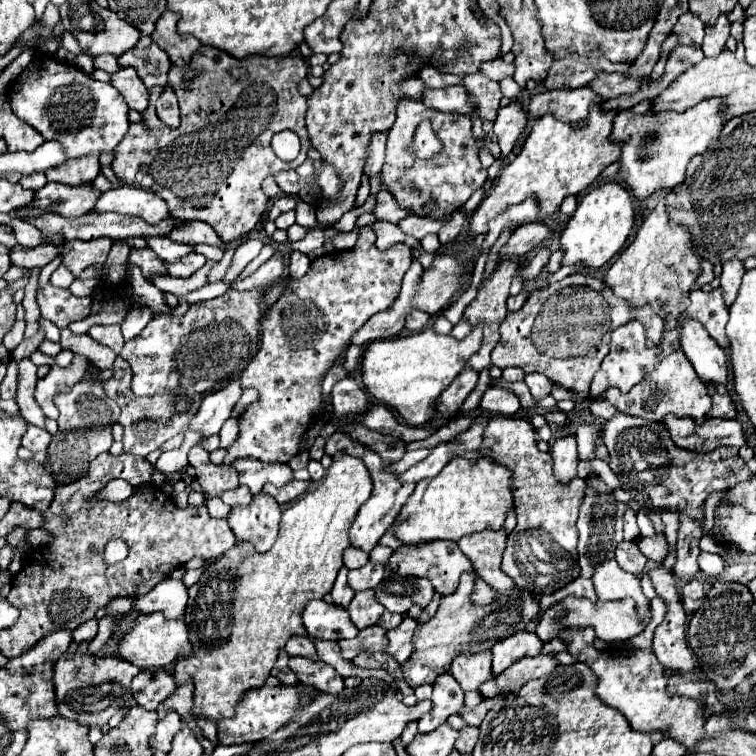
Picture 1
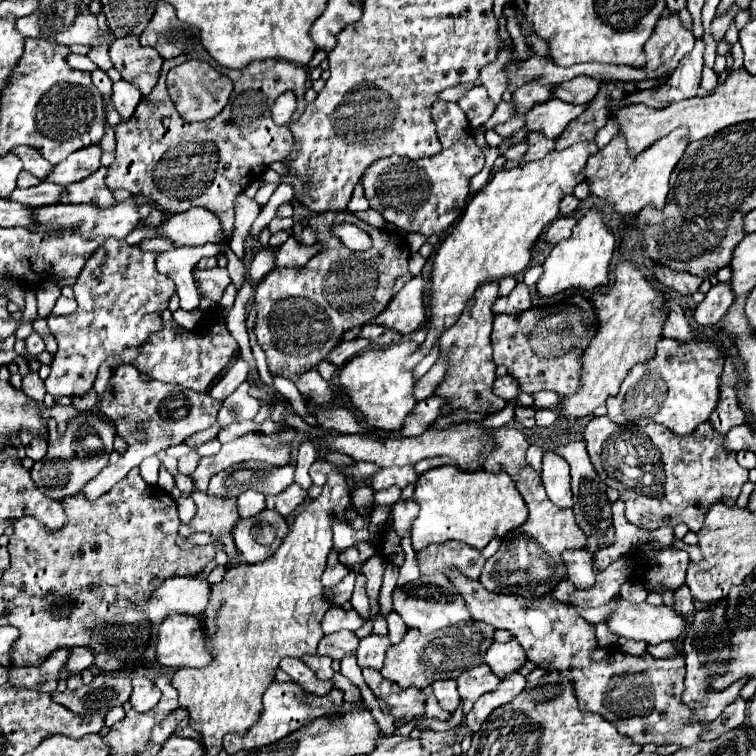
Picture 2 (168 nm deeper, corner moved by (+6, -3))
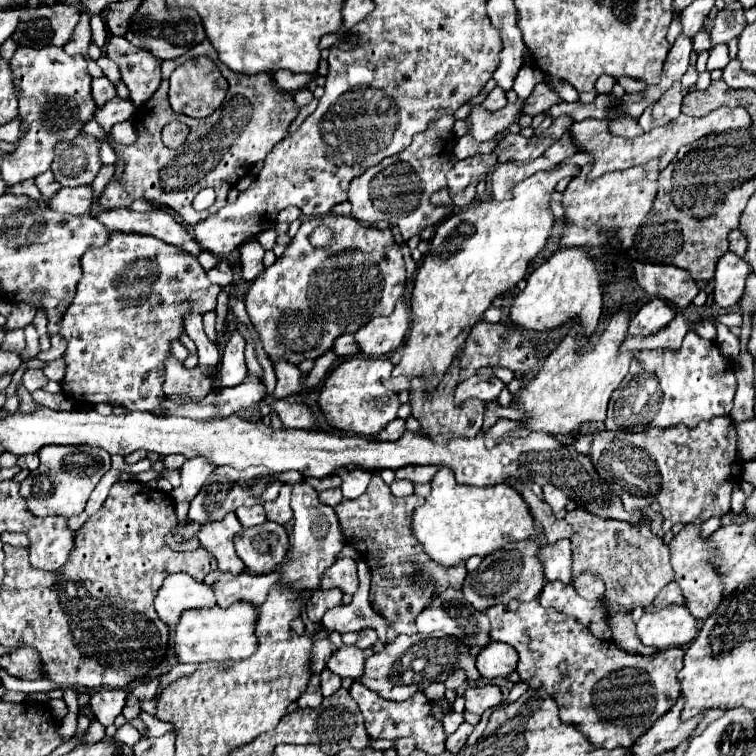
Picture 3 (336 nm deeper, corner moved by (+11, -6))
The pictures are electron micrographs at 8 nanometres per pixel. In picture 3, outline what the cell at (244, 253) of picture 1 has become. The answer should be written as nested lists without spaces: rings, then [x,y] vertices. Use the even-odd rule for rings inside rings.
[[[112,231],[110,241],[104,247],[88,249],[82,255],[82,279],[78,283],[76,297],[60,321],[60,335],[66,339],[66,375],[60,381],[62,393],[84,405],[110,403],[122,405],[128,411],[150,411],[162,415],[164,399],[164,359],[170,355],[170,341],[178,339],[184,331],[184,313],[206,313],[216,307],[220,287],[206,279],[206,271],[196,257],[186,255],[174,245],[168,245],[154,237],[126,235]]]

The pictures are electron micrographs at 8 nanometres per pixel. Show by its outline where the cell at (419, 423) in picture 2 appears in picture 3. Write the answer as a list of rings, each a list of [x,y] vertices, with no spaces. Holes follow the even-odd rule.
[[[394,419],[392,423],[388,423],[388,427],[384,431],[380,431],[380,435],[376,435],[376,439],[384,439],[384,441],[396,441],[400,439],[400,435],[406,433],[406,419]]]

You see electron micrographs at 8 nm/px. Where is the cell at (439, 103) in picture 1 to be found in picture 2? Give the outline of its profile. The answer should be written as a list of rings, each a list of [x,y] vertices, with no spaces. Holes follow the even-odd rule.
[[[481,86],[467,92],[457,104],[461,104],[461,108],[463,108],[463,112],[465,112],[469,124],[473,128],[479,128],[481,124],[485,124],[491,118],[491,114],[495,112],[495,108],[497,108],[495,102],[489,98],[487,90],[481,88]]]

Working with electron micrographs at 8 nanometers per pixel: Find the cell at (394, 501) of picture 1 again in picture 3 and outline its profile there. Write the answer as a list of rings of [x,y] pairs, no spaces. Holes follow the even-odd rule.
[[[340,559],[336,561],[326,573],[324,583],[332,583],[332,587],[340,587],[344,593],[354,595],[358,591],[358,571],[356,571],[356,559]]]

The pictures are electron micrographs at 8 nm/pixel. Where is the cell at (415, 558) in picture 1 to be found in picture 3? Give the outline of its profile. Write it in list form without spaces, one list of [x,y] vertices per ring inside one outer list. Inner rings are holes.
[[[512,599],[510,603],[488,607],[482,613],[488,615],[490,619],[492,641],[508,643],[518,651],[520,659],[516,671],[520,673],[522,681],[526,681],[532,689],[544,689],[548,695],[552,695],[560,707],[560,719],[564,723],[578,725],[594,747],[604,749],[614,749],[618,745],[632,747],[632,743],[636,743],[636,739],[640,739],[642,735],[642,731],[636,729],[636,715],[638,713],[664,715],[680,695],[678,671],[682,667],[684,657],[682,647],[670,647],[658,651],[652,657],[632,655],[620,649],[614,641],[608,643],[596,639],[592,631],[586,625],[580,625],[574,617],[568,617],[554,609],[544,609],[538,599],[532,599],[530,603]]]

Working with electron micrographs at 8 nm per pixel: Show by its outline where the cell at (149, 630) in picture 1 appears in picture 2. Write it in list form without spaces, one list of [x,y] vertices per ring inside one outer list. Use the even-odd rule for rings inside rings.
[[[173,612],[161,624],[157,660],[167,668],[203,668],[213,656],[205,646],[205,622],[201,616]]]

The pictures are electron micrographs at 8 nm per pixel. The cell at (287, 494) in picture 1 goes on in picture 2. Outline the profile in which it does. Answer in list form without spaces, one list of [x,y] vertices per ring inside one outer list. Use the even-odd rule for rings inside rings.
[[[291,484],[281,494],[267,496],[267,508],[279,512],[283,518],[289,518],[305,500],[307,500],[305,492],[301,492],[301,488],[297,488],[297,484]]]

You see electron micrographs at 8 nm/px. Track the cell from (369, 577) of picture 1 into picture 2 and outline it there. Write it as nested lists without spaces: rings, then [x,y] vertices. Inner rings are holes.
[[[349,572],[335,588],[327,588],[325,596],[327,596],[329,602],[333,602],[331,606],[341,606],[351,598],[353,586],[355,586],[355,576],[353,576],[353,572]]]

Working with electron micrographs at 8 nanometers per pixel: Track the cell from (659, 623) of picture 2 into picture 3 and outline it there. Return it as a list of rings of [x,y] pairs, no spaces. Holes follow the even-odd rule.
[[[668,605],[656,613],[644,613],[636,623],[638,639],[654,649],[682,647],[696,637],[696,619],[682,605]]]

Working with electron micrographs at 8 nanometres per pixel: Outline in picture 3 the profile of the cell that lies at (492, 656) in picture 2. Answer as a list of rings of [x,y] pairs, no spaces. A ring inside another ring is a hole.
[[[496,641],[484,647],[480,655],[476,657],[476,667],[480,675],[486,679],[508,677],[516,669],[516,663],[518,663],[516,649],[506,643],[496,643]]]

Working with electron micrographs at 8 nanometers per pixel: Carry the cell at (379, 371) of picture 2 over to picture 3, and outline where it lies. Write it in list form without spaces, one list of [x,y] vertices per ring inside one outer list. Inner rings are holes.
[[[352,357],[336,365],[320,391],[320,409],[328,417],[328,423],[354,435],[376,437],[392,419],[396,419],[400,409],[398,395],[388,387],[392,369],[394,363],[380,357]]]

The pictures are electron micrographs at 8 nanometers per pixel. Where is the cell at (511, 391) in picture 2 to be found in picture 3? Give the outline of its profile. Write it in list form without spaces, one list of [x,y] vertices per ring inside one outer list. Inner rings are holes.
[[[472,375],[468,381],[462,381],[458,384],[454,393],[454,402],[456,405],[462,405],[464,401],[471,398],[477,398],[482,401],[494,401],[498,399],[504,383],[498,377],[490,375]]]

